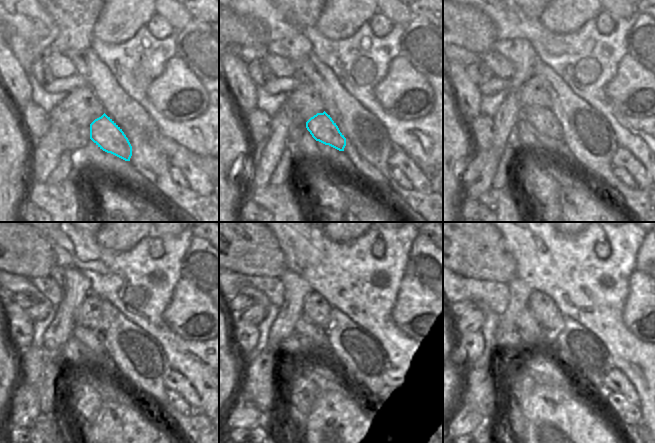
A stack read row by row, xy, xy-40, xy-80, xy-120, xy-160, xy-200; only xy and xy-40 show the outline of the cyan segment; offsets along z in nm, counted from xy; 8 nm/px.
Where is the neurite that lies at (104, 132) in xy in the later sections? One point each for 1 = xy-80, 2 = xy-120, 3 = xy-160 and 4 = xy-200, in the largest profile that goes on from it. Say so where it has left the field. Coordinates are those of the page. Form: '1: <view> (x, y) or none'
1: xy-80 (542, 119)
2: xy-120 (94, 340)
3: xy-160 (318, 336)
4: xy-200 (525, 321)

